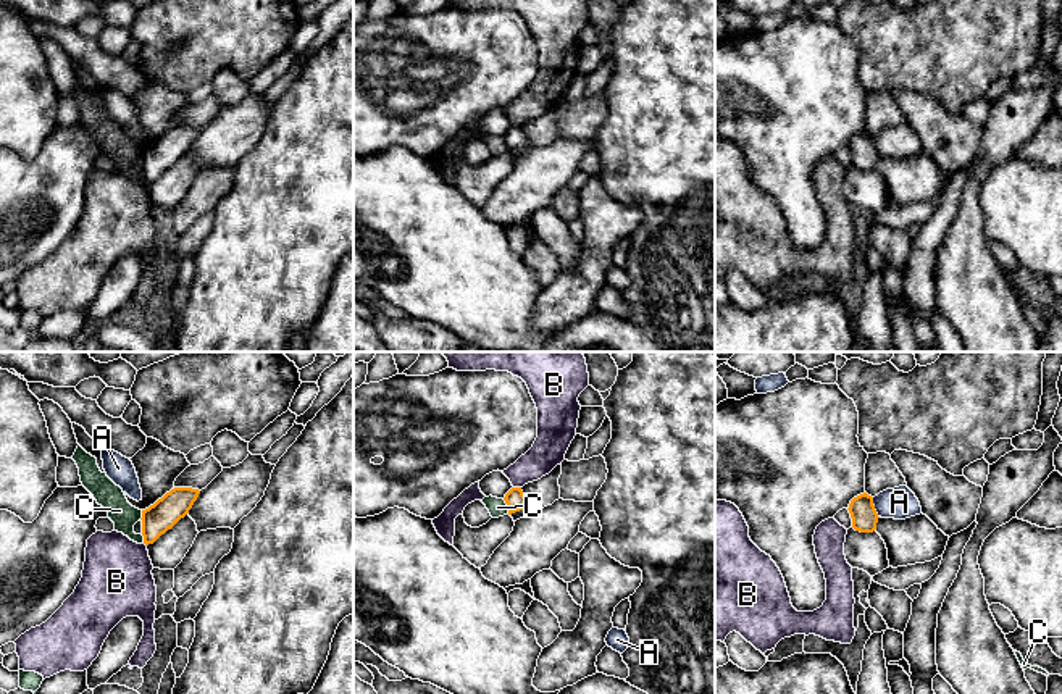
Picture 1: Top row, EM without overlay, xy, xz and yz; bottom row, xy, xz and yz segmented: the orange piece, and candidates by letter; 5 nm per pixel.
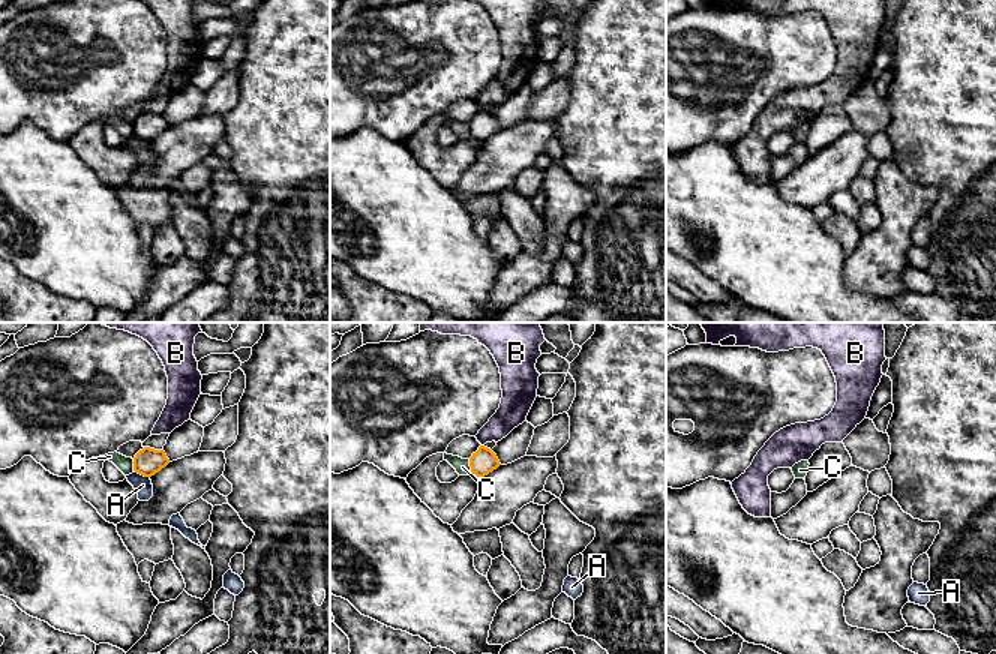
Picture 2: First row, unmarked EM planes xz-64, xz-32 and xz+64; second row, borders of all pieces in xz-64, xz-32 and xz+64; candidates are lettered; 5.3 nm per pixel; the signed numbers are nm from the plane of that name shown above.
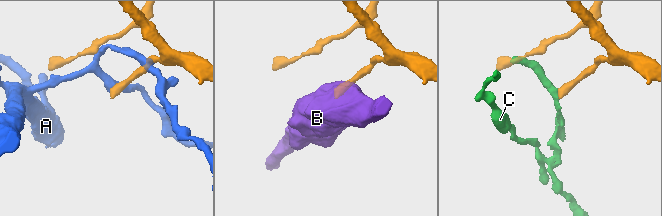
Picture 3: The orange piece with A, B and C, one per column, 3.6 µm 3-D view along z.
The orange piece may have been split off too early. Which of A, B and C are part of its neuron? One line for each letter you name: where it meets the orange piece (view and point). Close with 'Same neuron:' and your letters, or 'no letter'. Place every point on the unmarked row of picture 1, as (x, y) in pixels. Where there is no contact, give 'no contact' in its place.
Same neuron: no letter

